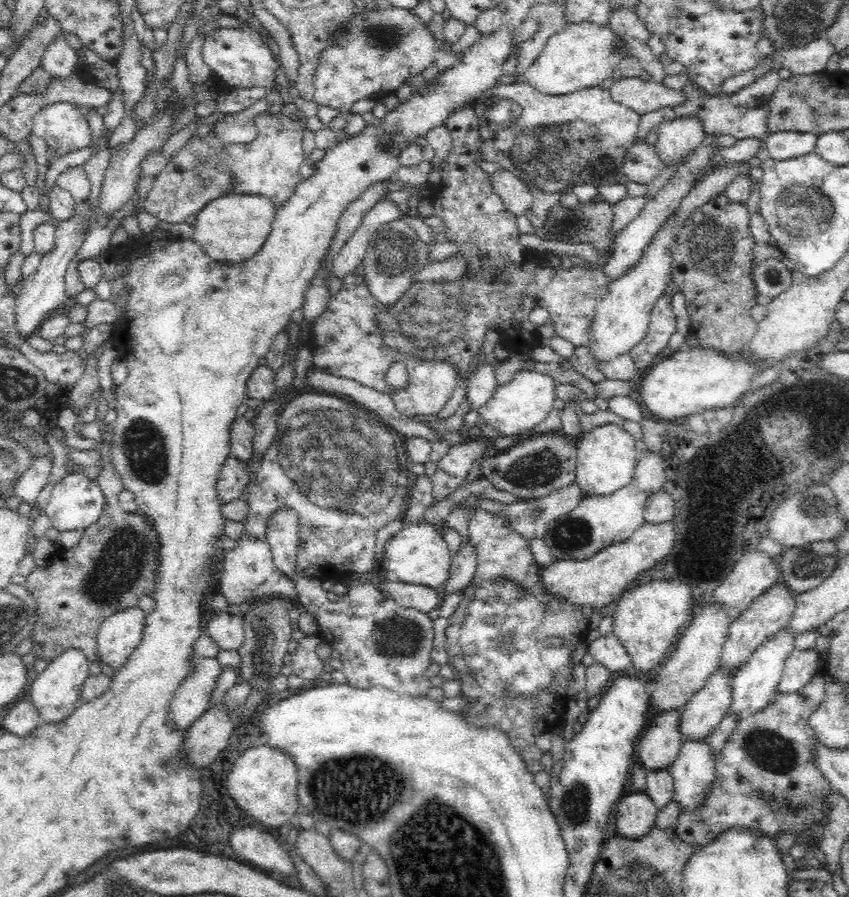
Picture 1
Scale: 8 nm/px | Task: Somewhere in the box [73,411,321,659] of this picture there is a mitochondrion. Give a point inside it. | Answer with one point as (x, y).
(125, 559)

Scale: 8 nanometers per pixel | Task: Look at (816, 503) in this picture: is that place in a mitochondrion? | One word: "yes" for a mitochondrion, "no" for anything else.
yes

